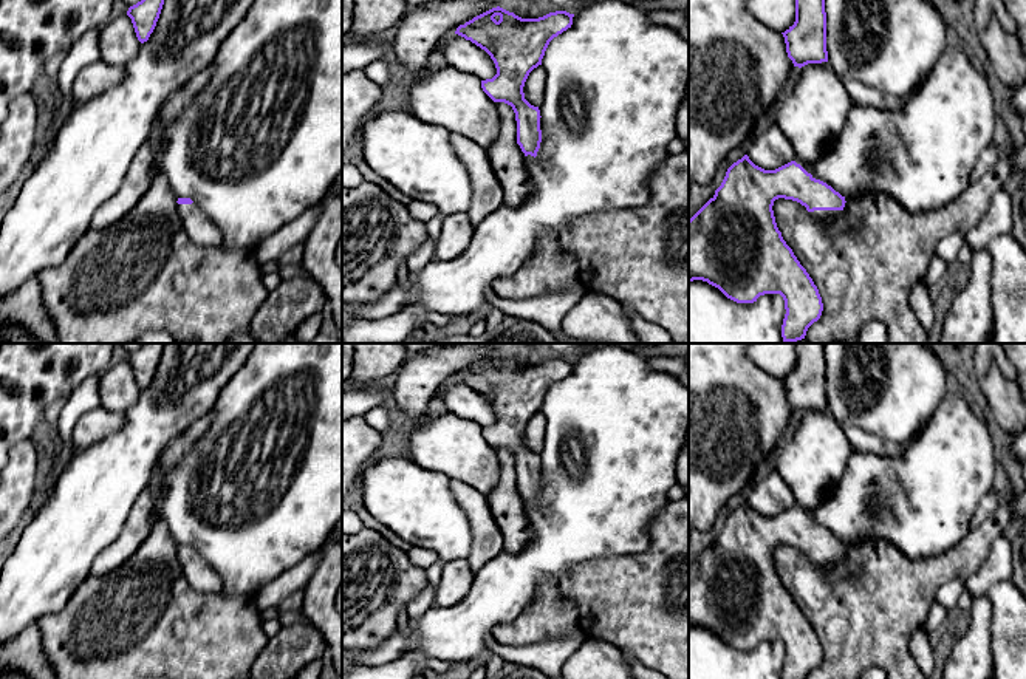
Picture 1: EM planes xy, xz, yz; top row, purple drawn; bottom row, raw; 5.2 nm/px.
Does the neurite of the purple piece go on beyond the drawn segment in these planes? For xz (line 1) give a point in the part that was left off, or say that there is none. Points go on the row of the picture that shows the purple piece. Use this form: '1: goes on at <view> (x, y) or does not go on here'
1: does not go on here

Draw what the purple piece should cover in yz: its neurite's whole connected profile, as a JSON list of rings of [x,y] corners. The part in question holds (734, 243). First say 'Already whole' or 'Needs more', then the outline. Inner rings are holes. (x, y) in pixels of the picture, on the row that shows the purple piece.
Needs more. [[[744,155],[727,169],[715,195],[689,220],[689,281],[707,281],[737,303],[754,303],[760,295],[780,294],[786,309],[783,342],[797,342],[820,319],[823,303],[812,278],[777,227],[772,206],[778,198],[800,203],[820,221],[843,215],[846,203],[845,196],[795,161],[764,170]]]

